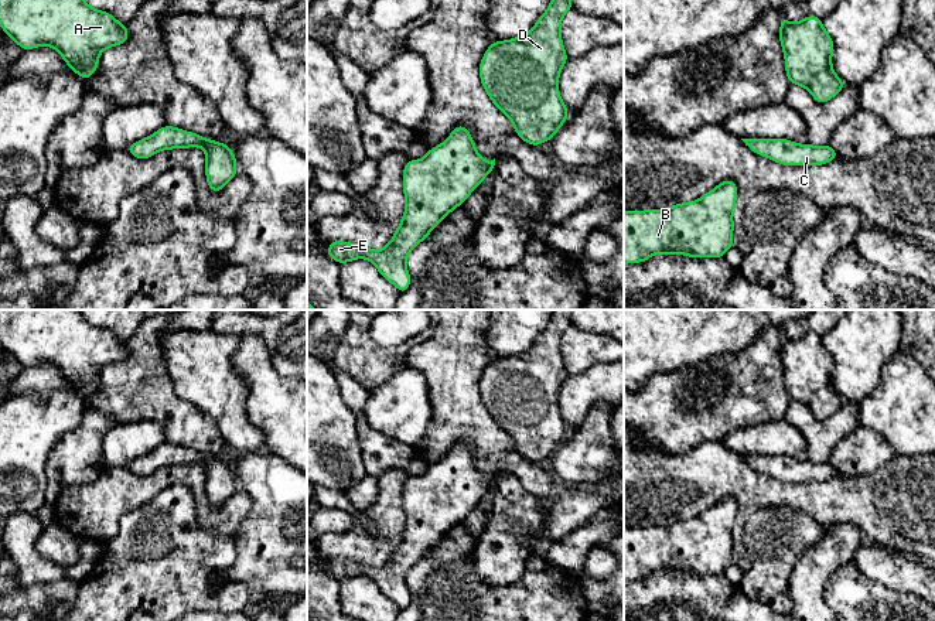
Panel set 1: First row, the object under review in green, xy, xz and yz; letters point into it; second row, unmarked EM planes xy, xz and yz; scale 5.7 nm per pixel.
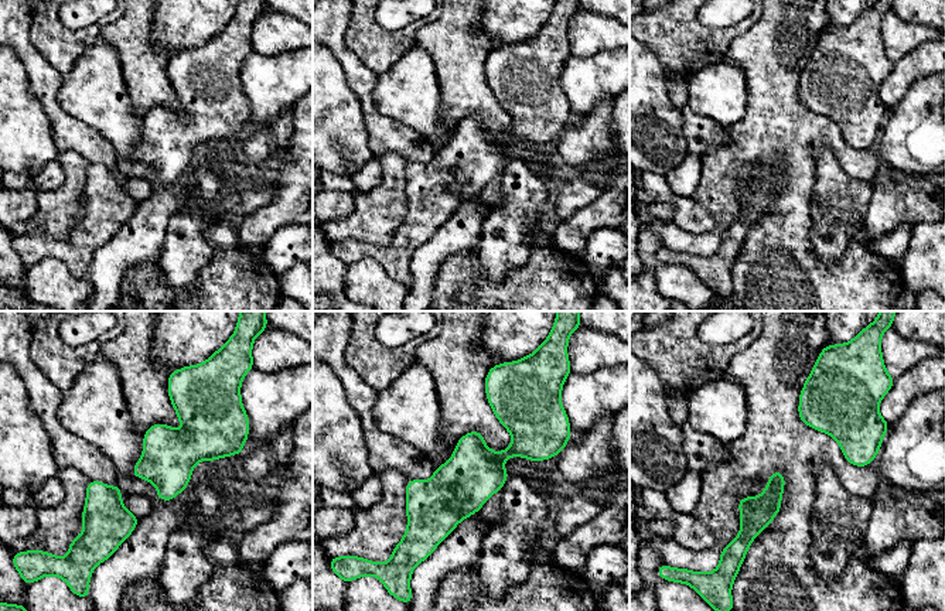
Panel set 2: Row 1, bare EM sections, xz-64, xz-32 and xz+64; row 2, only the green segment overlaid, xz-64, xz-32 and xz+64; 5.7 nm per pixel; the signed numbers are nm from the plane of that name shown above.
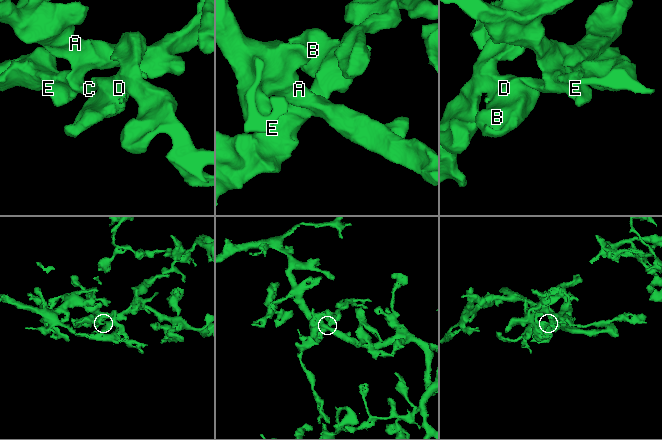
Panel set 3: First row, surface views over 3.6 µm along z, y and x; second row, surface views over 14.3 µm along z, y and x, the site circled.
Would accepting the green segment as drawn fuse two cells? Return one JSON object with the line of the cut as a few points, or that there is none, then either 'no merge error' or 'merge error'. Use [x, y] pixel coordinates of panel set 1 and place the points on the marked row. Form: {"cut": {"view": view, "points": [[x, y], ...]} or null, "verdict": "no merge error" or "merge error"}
{"cut": null, "verdict": "no merge error"}

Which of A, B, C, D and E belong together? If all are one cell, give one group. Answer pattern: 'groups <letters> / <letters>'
groups A B C D E

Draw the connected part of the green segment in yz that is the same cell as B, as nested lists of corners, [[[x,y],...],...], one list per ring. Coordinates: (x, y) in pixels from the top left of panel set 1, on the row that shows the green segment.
[[[724,180],[702,198],[665,209],[624,211],[624,265],[652,255],[723,257],[733,246],[737,185]]]

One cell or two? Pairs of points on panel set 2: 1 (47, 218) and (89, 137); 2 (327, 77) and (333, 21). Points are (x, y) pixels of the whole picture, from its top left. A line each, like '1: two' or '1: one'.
1: two
2: two

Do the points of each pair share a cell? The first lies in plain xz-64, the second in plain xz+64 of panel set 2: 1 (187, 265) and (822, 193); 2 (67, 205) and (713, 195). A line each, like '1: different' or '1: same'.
1: same
2: same

